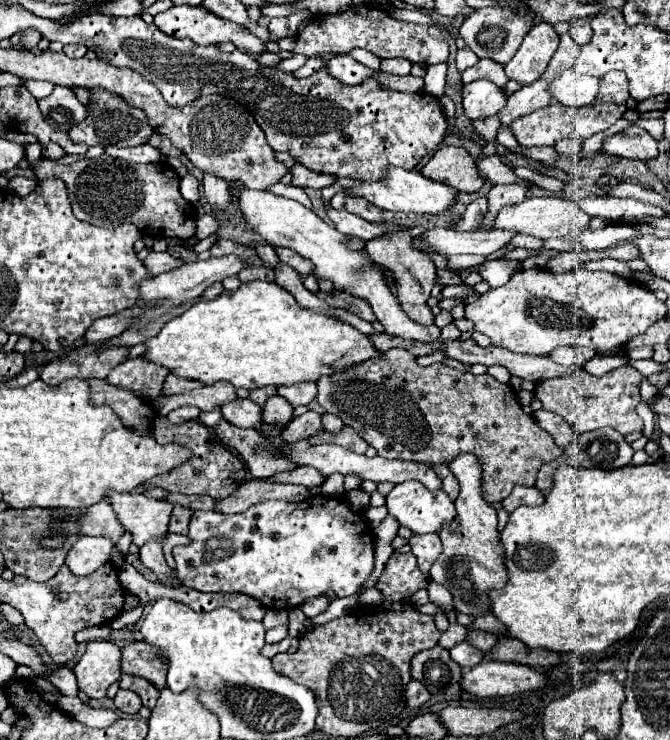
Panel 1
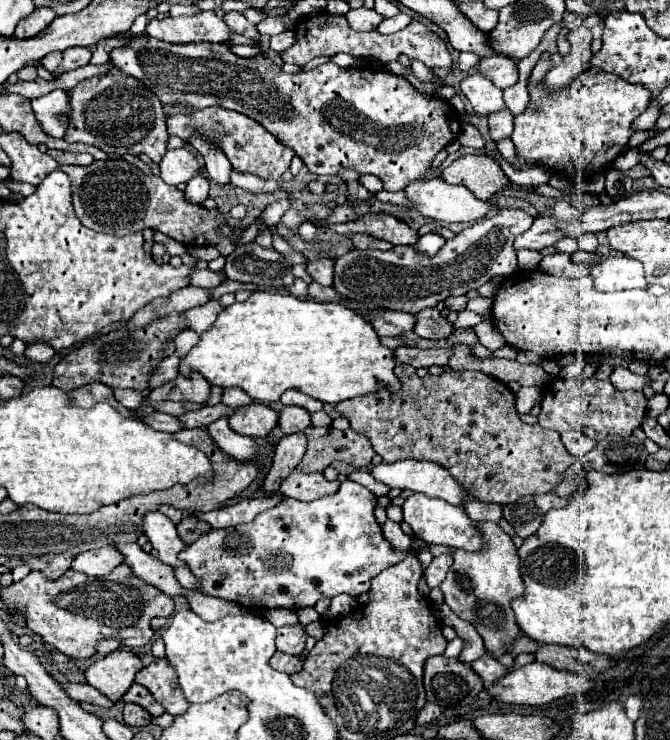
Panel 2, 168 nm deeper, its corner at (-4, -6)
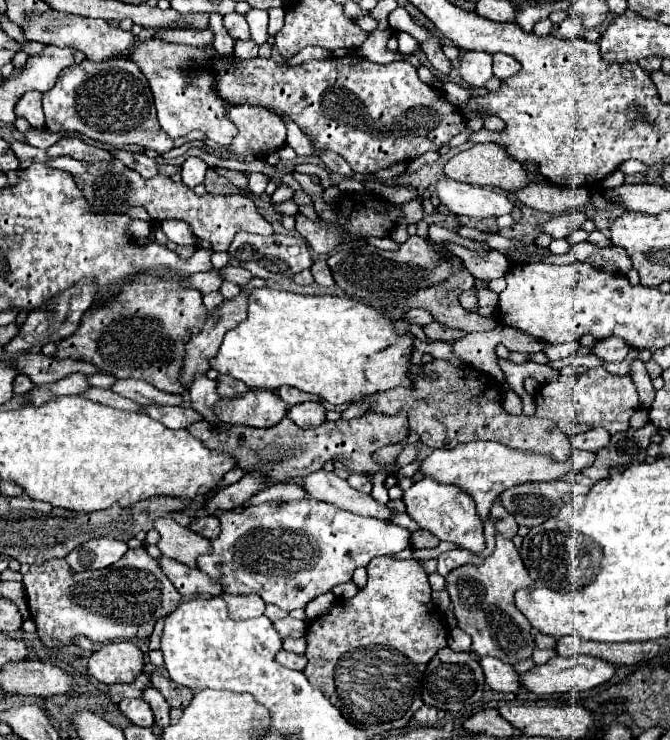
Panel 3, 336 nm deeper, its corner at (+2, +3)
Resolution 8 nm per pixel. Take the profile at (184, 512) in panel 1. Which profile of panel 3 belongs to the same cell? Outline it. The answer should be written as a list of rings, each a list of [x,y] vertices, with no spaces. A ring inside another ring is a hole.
[[[215,515],[197,517],[197,519],[191,521],[189,529],[195,531],[195,533],[199,533],[205,539],[211,539],[211,537],[217,537],[219,535],[219,519]]]

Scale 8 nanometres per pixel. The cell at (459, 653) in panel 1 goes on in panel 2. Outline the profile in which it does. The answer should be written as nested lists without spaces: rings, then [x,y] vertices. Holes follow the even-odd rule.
[[[485,654],[479,660],[475,660],[471,664],[471,668],[481,676],[481,680],[485,684],[493,684],[507,674],[507,668],[503,664],[499,664],[495,658],[491,658],[491,654]]]

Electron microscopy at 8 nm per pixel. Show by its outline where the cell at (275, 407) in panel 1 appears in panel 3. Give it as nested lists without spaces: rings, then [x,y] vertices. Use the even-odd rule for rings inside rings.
[[[317,401],[317,403],[299,403],[289,407],[287,417],[291,421],[295,421],[299,427],[309,429],[315,425],[321,425],[325,421],[325,407]]]

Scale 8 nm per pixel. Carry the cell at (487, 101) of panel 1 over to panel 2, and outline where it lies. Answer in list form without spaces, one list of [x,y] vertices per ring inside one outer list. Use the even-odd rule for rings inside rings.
[[[471,72],[463,82],[461,82],[461,92],[465,94],[465,98],[471,102],[473,110],[477,114],[491,114],[497,112],[501,108],[505,108],[503,102],[503,92],[489,82],[489,78],[485,78],[479,72]]]

